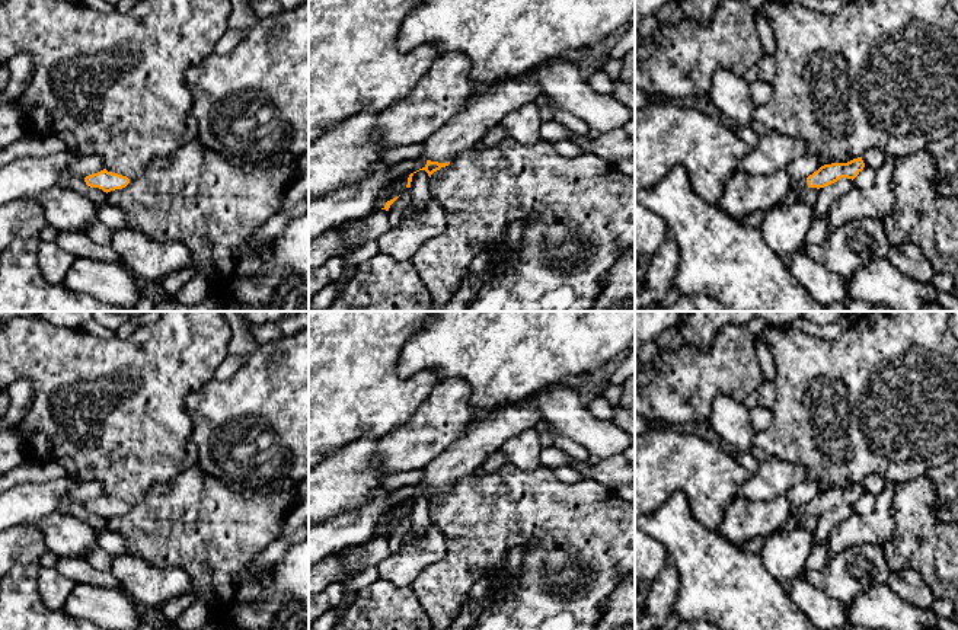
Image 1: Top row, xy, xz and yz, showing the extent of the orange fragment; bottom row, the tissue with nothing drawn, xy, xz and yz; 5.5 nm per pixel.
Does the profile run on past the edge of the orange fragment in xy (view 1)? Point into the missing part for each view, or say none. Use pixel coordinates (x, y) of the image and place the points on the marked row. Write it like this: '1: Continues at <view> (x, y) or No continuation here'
1: No continuation here

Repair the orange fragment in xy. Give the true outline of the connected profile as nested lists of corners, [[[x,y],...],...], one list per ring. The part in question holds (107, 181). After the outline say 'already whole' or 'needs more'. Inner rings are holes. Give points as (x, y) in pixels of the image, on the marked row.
[[[103,169],[98,173],[86,176],[84,182],[90,188],[99,188],[108,194],[111,191],[125,188],[130,183],[130,179],[127,176],[112,173]]]; already whole

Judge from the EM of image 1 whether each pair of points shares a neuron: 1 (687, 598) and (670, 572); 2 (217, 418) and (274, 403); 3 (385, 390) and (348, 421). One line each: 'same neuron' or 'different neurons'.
1: different neurons
2: same neuron
3: same neuron

